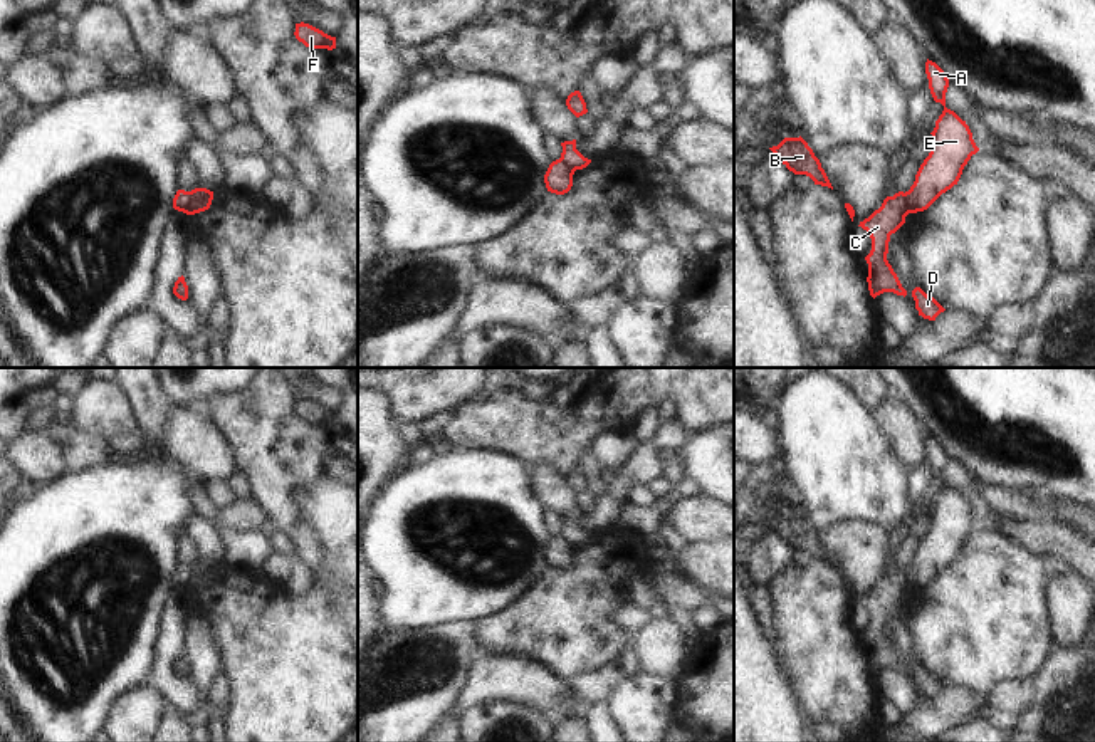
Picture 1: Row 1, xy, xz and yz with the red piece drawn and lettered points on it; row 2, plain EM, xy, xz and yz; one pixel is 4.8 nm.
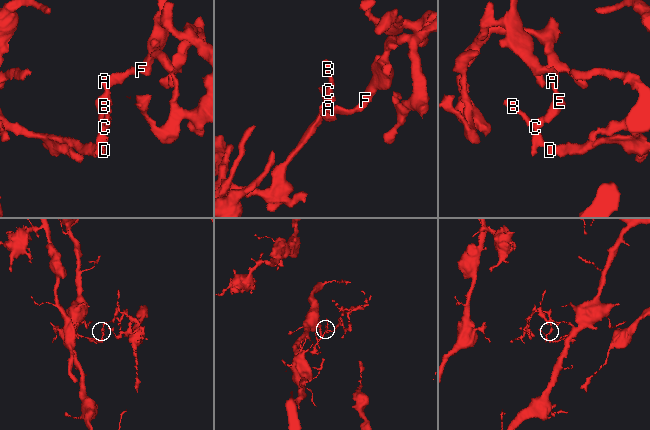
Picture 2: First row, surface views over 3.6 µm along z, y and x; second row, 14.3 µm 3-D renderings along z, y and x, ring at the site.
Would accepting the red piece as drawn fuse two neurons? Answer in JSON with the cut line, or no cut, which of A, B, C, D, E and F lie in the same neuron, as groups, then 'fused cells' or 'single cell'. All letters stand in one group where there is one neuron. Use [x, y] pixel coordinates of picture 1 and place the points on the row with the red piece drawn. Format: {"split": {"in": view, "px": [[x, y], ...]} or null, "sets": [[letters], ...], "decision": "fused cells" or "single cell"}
{"split": {"in": "xy", "px": [[190, 192], [185, 212]]}, "sets": [["A", "E", "F"], ["B", "C", "D"]], "decision": "fused cells"}

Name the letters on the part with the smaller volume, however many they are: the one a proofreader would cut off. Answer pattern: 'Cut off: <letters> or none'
Cut off: A, E, F

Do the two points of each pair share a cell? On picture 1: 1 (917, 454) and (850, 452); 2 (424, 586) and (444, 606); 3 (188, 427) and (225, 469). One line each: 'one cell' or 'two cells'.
1: two cells
2: one cell
3: one cell

